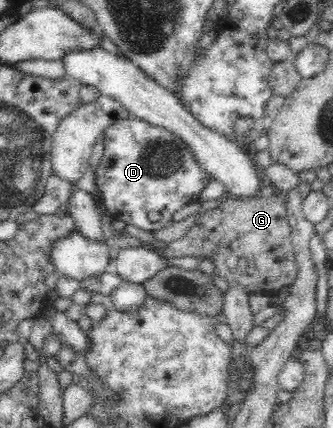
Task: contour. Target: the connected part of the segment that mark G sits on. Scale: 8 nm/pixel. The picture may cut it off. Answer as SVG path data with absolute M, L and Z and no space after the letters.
M260 184L252 197L234 195L217 207L197 213L190 229L181 238L168 243L162 255L167 262L187 256L208 258L214 264L214 276L225 280L229 287L240 285L250 293L271 294L290 287L300 271L284 193L274 184Z

